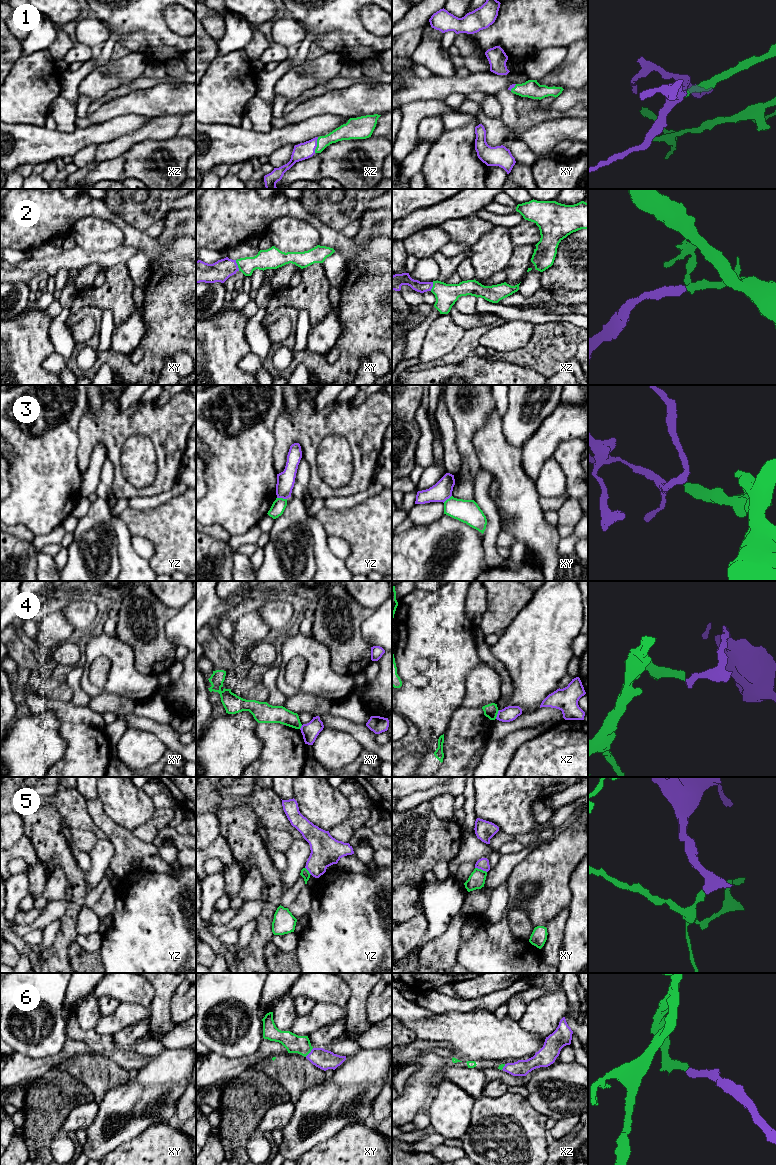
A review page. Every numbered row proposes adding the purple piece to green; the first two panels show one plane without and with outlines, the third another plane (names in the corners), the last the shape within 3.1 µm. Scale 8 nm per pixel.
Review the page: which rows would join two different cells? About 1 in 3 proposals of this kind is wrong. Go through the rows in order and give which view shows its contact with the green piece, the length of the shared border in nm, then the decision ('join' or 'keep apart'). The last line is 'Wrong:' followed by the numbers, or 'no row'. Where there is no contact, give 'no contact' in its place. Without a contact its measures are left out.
1: meets green in xz; contact 130 nm long; join
2: meets green in xy; contact 90 nm long; join
3: meets green in yz; contact 80 nm long; keep apart
4: meets green in xz; contact 80 nm long; keep apart
5: meets green in xy; contact 100 nm long; keep apart
6: meets green in xy; contact 100 nm long; join
Wrong: 3, 4, 5

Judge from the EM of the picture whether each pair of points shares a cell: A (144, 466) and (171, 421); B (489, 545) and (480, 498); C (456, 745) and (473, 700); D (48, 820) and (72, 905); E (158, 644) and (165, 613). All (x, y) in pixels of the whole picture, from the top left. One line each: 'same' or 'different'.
A: different
B: same
C: same
D: same
E: same

